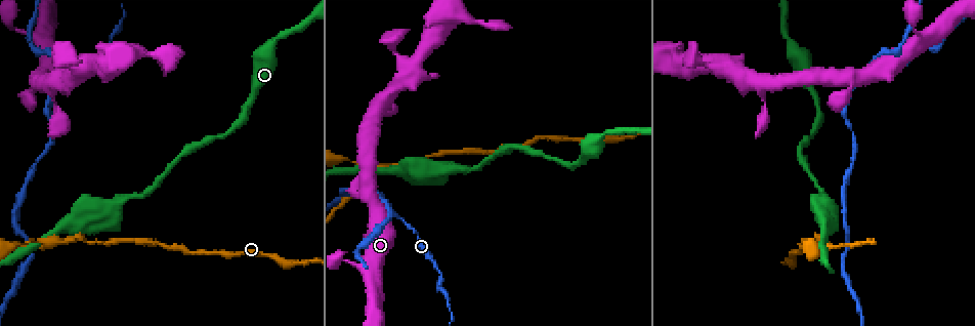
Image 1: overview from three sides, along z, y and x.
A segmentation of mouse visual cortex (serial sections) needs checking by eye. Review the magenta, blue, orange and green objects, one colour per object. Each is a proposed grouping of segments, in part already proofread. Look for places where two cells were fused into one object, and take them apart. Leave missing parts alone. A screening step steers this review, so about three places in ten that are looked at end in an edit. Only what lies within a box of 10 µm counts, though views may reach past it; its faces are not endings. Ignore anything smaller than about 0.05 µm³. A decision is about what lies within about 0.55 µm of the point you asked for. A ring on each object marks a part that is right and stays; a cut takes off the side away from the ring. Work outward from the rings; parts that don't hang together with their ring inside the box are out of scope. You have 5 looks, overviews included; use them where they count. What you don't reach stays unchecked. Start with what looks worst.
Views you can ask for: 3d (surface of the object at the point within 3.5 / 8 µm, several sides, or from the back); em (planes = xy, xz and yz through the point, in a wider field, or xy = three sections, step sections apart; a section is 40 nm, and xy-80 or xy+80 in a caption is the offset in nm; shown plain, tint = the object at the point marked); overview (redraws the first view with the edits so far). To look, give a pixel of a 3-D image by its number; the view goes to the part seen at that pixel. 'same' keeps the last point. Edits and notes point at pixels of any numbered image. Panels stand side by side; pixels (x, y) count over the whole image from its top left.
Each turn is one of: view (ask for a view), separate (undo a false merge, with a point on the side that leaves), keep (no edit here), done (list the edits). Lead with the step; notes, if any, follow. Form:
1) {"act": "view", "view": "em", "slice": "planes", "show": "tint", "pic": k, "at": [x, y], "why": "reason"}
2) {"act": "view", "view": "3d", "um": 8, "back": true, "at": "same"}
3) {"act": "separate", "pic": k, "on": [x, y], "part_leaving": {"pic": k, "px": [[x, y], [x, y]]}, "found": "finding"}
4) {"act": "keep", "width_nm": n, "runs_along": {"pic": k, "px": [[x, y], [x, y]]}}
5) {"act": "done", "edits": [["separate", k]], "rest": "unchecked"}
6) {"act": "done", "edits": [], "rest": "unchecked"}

{"act": "view", "view": "3d", "um": 3.5, "pic": 1, "at": [390, 214], "why": "three arms meet"}

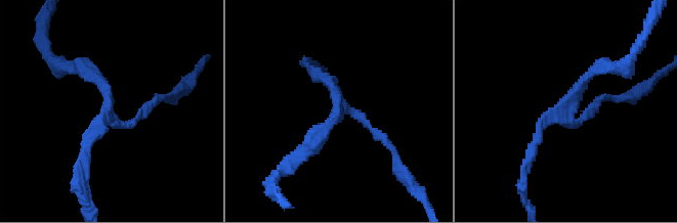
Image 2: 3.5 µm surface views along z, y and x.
{"act": "view", "view": "em", "slice": "xy", "step": 3, "show": "tint", "pic": 2, "at": [564, 120], "arms": 3, "arm_widths_nm": [150, 150, 200], "why": "shape alone is not enough"}

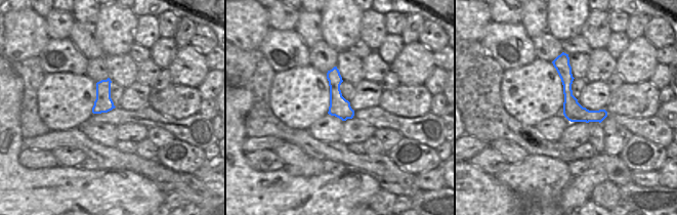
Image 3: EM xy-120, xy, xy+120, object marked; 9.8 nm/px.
{"act": "keep", "runs_along": {"pic": 3, "px": [[563, 55], [569, 100], [599, 119]]}, "found": "continuous, no second cell"}

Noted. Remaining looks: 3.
{"act": "view", "view": "3d", "um": 3.5, "back": true, "pic": 1, "at": [108, 206], "why": "calibre changes"}

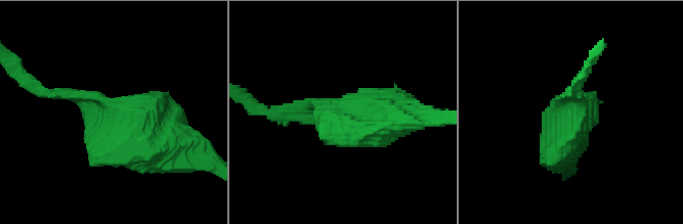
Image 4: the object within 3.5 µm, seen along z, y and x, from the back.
{"act": "view", "view": "em", "slice": "planes", "show": "tint", "pic": 4, "at": [342, 113], "why": "now the EM"}

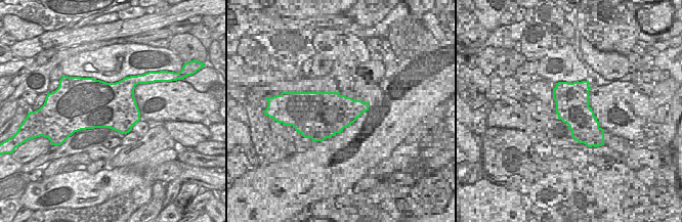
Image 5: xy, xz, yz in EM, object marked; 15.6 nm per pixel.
{"act": "keep", "found": "one cell here"}

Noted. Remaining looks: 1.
{"act": "done", "edits": [], "rest": "unchecked"}

